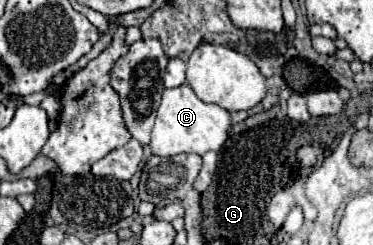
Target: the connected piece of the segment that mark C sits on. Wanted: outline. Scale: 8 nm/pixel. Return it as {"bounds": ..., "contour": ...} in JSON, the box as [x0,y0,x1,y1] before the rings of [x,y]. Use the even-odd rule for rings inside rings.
{"bounds":[152,84,230,156],"contour":[[[188,84],[164,90],[162,104],[158,108],[158,118],[152,130],[152,154],[156,156],[176,156],[182,152],[204,154],[208,150],[220,150],[226,142],[230,128],[230,114],[218,104],[202,102]]]}

